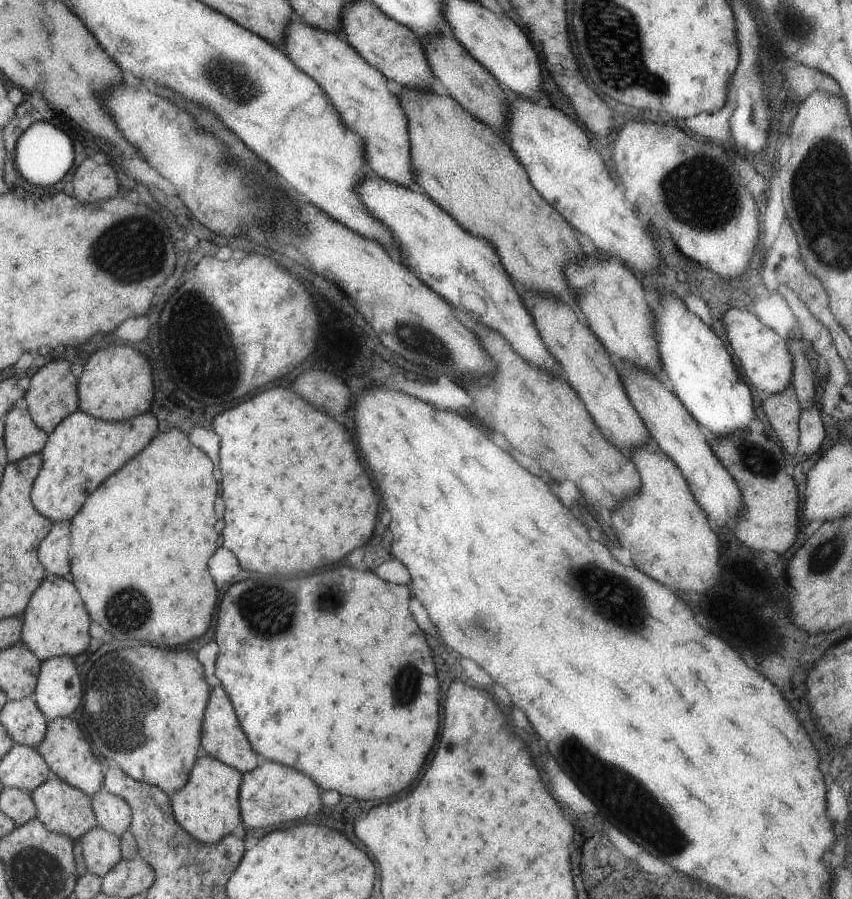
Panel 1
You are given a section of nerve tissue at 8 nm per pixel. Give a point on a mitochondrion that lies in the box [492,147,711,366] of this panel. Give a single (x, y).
(671, 182)

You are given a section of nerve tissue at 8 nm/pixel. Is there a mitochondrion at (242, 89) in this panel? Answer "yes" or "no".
yes

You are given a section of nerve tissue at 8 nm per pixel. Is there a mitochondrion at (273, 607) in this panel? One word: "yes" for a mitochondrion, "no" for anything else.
yes

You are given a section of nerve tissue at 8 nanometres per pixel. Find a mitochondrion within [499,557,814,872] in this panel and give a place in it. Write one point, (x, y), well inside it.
(630, 800)

